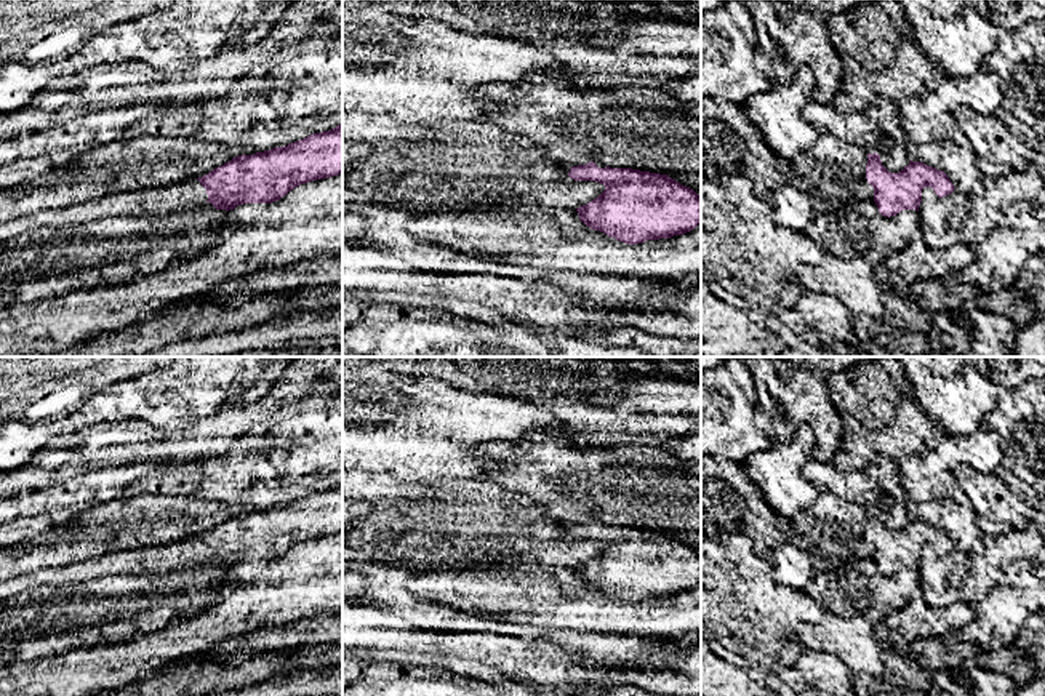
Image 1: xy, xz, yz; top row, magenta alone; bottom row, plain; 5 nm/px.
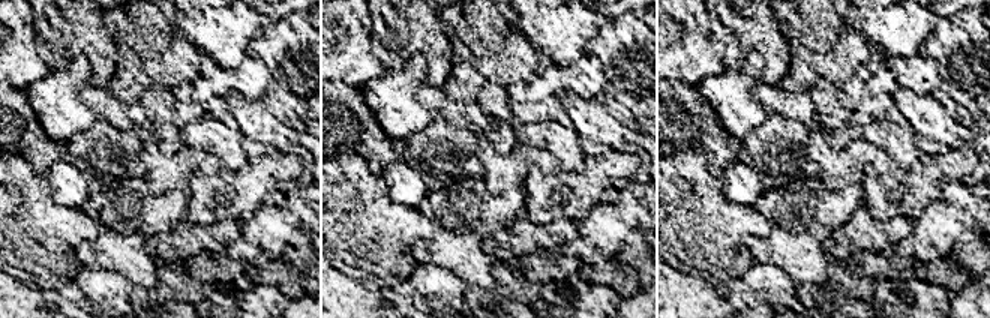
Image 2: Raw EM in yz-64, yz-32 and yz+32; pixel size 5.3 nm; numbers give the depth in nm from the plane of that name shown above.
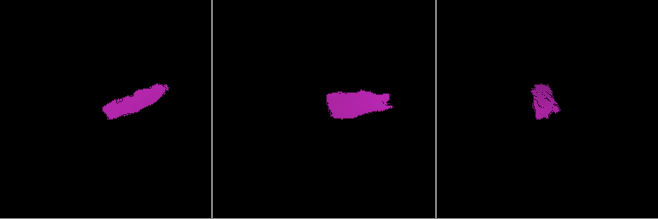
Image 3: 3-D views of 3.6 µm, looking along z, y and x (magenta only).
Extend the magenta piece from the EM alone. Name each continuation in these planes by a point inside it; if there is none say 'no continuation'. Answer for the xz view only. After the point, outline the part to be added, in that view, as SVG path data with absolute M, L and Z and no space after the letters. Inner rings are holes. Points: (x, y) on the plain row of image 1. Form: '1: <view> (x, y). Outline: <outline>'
no continuation

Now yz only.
no continuation

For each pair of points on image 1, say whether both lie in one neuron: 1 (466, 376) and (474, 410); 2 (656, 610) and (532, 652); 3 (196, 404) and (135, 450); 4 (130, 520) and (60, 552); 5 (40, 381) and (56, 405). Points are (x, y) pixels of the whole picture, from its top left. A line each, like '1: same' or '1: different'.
1: different
2: different
3: different
4: same
5: same

